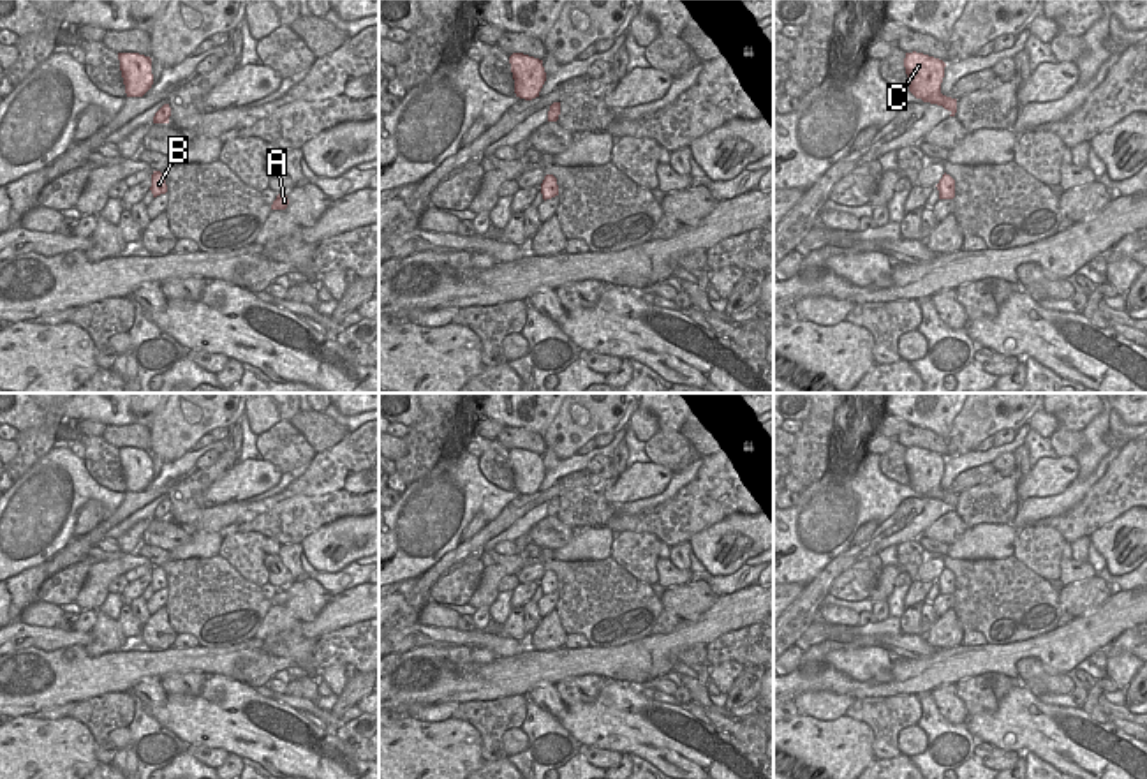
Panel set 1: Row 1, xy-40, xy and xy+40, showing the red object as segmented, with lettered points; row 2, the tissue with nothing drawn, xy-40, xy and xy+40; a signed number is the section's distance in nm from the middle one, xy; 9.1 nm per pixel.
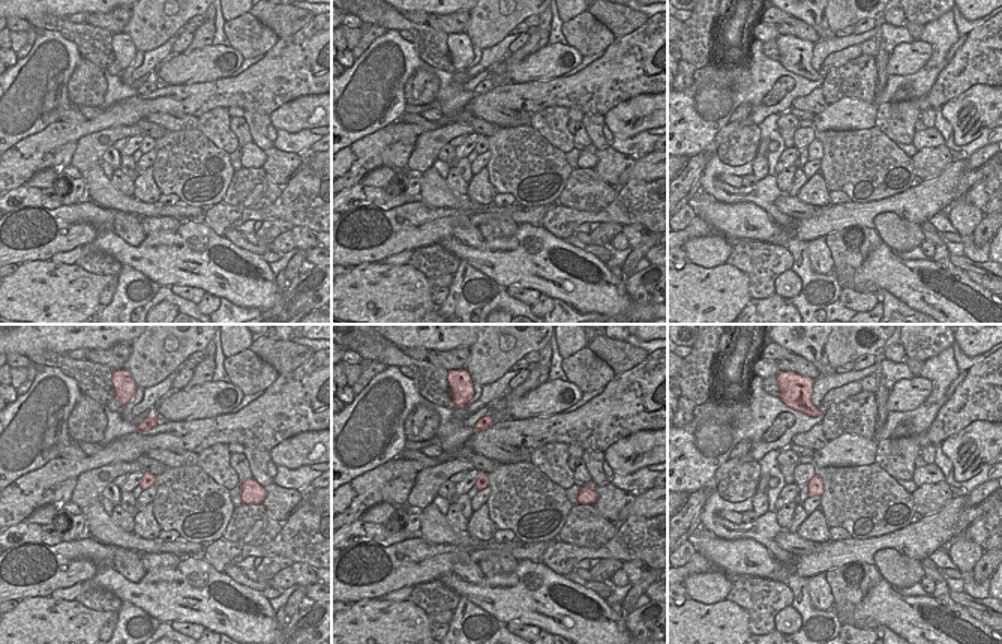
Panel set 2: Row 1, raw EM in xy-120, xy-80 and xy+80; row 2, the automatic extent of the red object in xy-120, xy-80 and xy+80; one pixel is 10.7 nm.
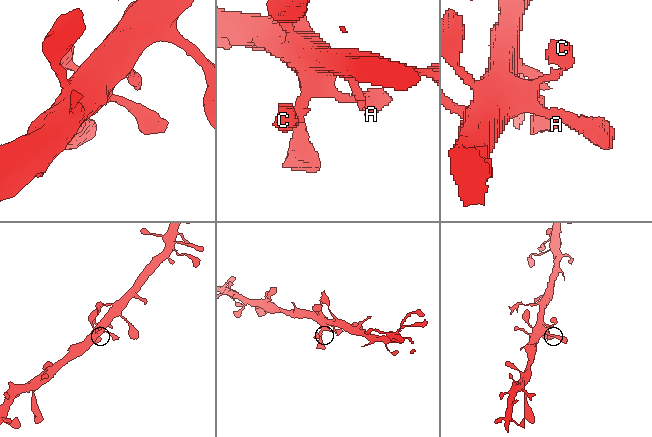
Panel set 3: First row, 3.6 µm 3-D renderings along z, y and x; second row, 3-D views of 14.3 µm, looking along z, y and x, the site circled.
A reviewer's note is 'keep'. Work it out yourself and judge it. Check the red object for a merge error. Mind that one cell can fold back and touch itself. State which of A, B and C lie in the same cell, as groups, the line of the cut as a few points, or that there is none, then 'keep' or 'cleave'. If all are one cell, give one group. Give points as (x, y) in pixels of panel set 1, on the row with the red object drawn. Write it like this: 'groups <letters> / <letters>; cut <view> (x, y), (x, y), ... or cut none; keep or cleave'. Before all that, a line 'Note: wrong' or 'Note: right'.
Note: right
groups A B C; cut none; keep

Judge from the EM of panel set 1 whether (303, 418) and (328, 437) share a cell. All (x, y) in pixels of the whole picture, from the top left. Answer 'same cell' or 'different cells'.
same cell

